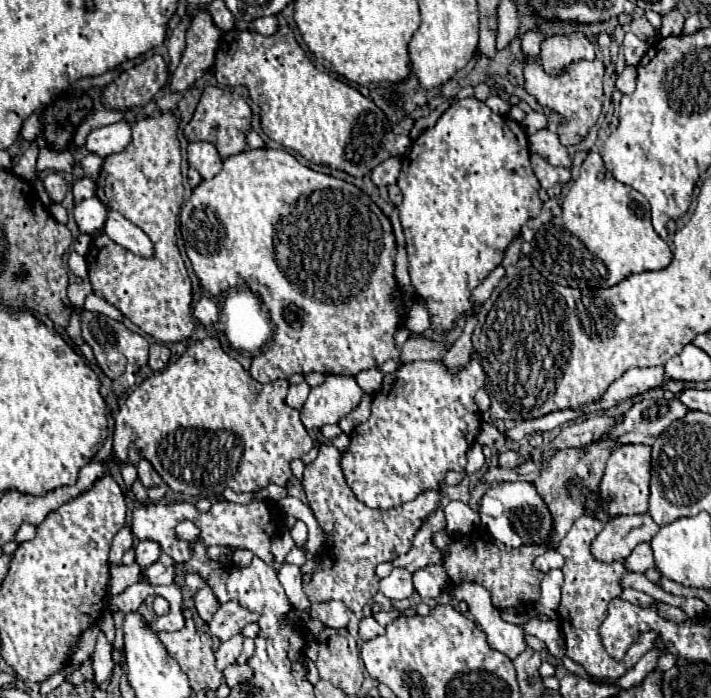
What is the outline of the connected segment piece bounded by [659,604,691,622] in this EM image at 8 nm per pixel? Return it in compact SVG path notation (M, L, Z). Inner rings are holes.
M659 604L659 612L661 612L665 618L673 620L673 622L687 622L687 620L691 620L691 618L689 618L687 614L683 614L679 608L671 608L671 606Z

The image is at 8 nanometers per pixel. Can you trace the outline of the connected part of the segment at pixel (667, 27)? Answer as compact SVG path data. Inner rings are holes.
M677 8L671 10L667 16L663 16L661 36L667 38L667 36L677 36L677 34L681 34L681 30L683 30L683 22L685 22L685 18L681 16L681 12L679 12Z

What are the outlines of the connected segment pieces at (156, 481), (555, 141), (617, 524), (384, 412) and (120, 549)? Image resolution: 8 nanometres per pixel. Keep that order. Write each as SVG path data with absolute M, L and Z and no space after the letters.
M141 460L141 462L137 464L137 470L139 470L139 480L141 480L141 484L143 484L145 488L161 486L161 484L163 484L161 476L153 470L153 466L151 466L147 460Z
M547 128L529 136L529 146L531 146L531 152L537 152L539 156L543 156L551 166L571 168L573 164L569 148L561 144L559 136Z
M649 514L617 516L609 524L605 524L605 528L593 540L593 558L601 562L625 560L637 544L651 542L651 538L657 532L659 526L653 522Z
M475 352L467 368L457 374L443 370L439 362L411 362L385 376L371 418L351 432L351 446L341 460L355 496L371 508L389 510L415 500L425 490L439 490L445 472L463 472L465 454L481 426L473 396L483 382L485 374Z
M125 526L125 528L121 528L121 530L117 532L117 536L113 538L111 556L109 556L111 564L121 564L121 558L123 558L123 554L125 554L129 548L133 548L133 534L131 534L131 528Z

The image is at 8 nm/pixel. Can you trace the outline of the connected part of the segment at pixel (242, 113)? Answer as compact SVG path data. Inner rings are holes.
M207 86L203 90L203 96L195 108L191 122L183 128L183 134L189 142L213 144L221 152L221 158L229 158L247 150L247 132L251 130L251 116L251 108L243 96L217 86Z

